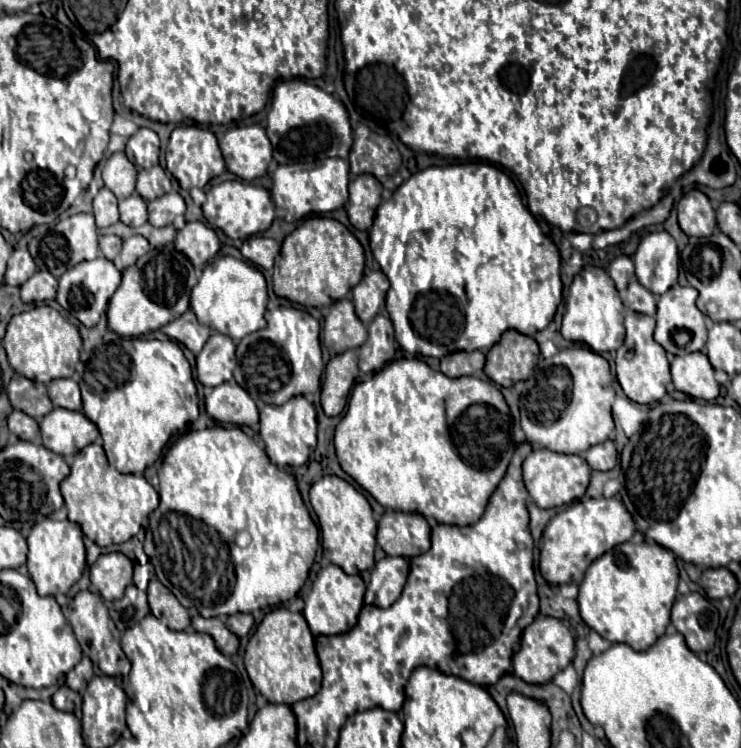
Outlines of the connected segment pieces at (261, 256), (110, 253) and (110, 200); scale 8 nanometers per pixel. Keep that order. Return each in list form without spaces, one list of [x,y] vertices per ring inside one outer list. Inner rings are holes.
[[[250,237],[242,243],[240,253],[260,269],[272,269],[274,257],[280,253],[280,243],[268,237]]]
[[[102,235],[100,237],[100,251],[106,259],[114,259],[122,251],[122,239],[116,235]]]
[[[102,187],[98,191],[98,195],[92,201],[92,207],[94,207],[94,217],[96,217],[98,229],[110,227],[118,221],[118,201],[116,201],[114,193],[108,191],[106,187]]]

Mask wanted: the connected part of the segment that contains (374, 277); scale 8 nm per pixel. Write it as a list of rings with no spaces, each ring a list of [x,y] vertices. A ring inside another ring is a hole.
[[[370,271],[364,275],[364,279],[352,289],[354,295],[354,307],[356,315],[362,323],[370,323],[382,309],[384,297],[390,283],[388,277],[382,271]]]

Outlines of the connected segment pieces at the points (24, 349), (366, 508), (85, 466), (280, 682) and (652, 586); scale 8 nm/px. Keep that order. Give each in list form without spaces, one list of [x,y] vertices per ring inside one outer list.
[[[44,305],[44,307],[34,307],[30,311],[14,315],[6,327],[6,337],[2,345],[16,373],[48,385],[54,379],[74,375],[82,339],[78,329],[70,321],[66,321],[56,309]]]
[[[328,475],[312,485],[310,503],[314,513],[318,515],[324,557],[344,569],[348,575],[358,575],[360,571],[372,569],[376,549],[376,521],[366,497],[348,481]]]
[[[92,443],[74,455],[70,475],[60,483],[60,489],[68,519],[78,523],[84,535],[102,547],[132,539],[158,503],[156,489],[142,475],[124,475],[108,465],[100,443]]]
[[[284,607],[270,611],[248,641],[244,665],[254,689],[270,703],[292,705],[316,695],[322,681],[320,663],[314,651],[314,637],[302,613],[292,613]]]
[[[626,541],[622,545],[616,545],[612,551],[604,553],[600,559],[592,561],[586,569],[586,577],[580,583],[580,615],[584,623],[600,633],[604,639],[612,643],[626,643],[634,651],[646,651],[652,643],[656,643],[658,637],[664,635],[666,625],[670,623],[670,609],[676,599],[676,585],[678,585],[678,567],[672,551],[652,543],[644,541],[640,545]]]

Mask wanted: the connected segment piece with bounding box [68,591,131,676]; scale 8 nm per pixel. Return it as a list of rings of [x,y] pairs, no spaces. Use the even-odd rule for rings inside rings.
[[[80,591],[74,599],[72,599],[72,611],[68,617],[74,635],[82,647],[82,651],[92,659],[92,663],[96,663],[100,667],[100,671],[108,676],[128,676],[131,663],[122,651],[120,645],[121,634],[116,625],[112,623],[110,615],[108,615],[108,607],[104,605],[104,601],[100,599],[98,593],[92,591]]]

